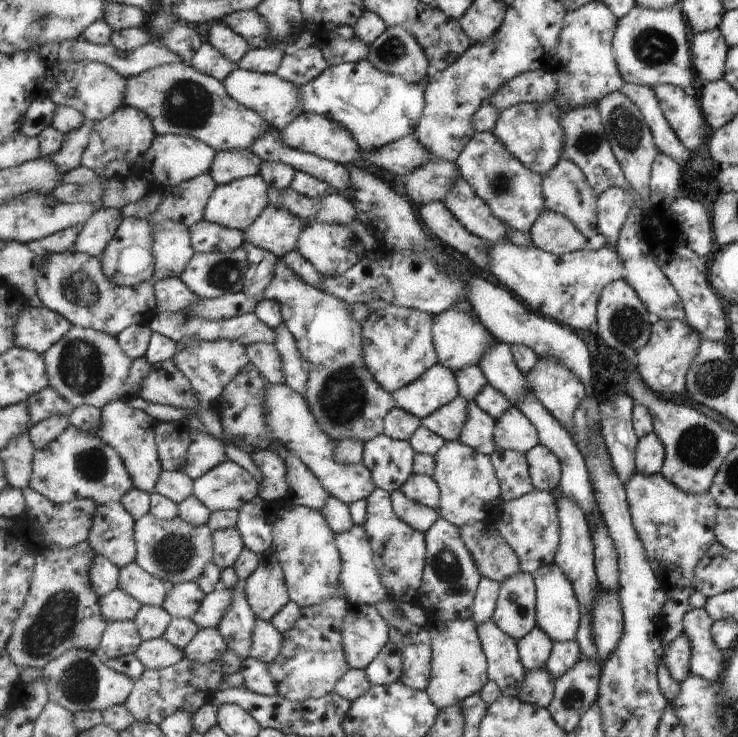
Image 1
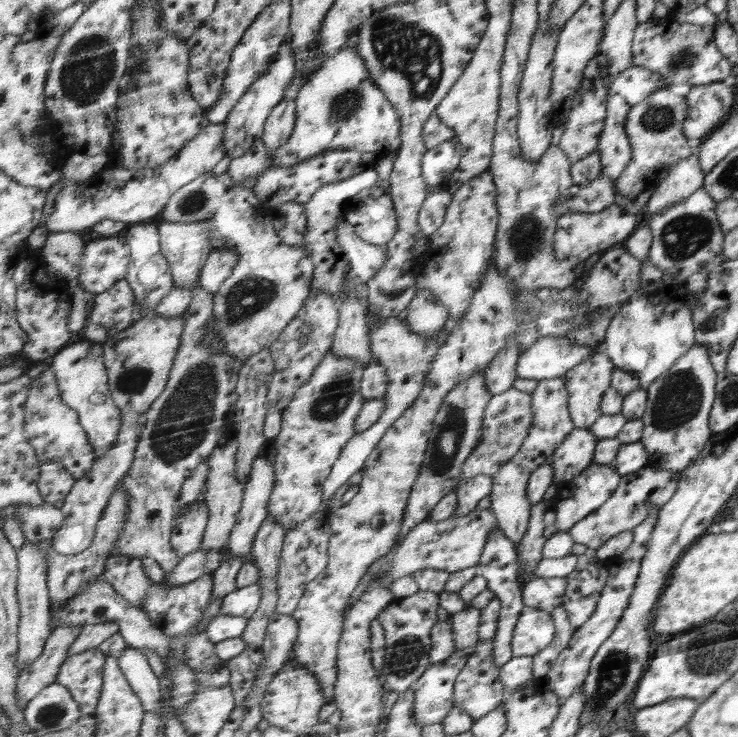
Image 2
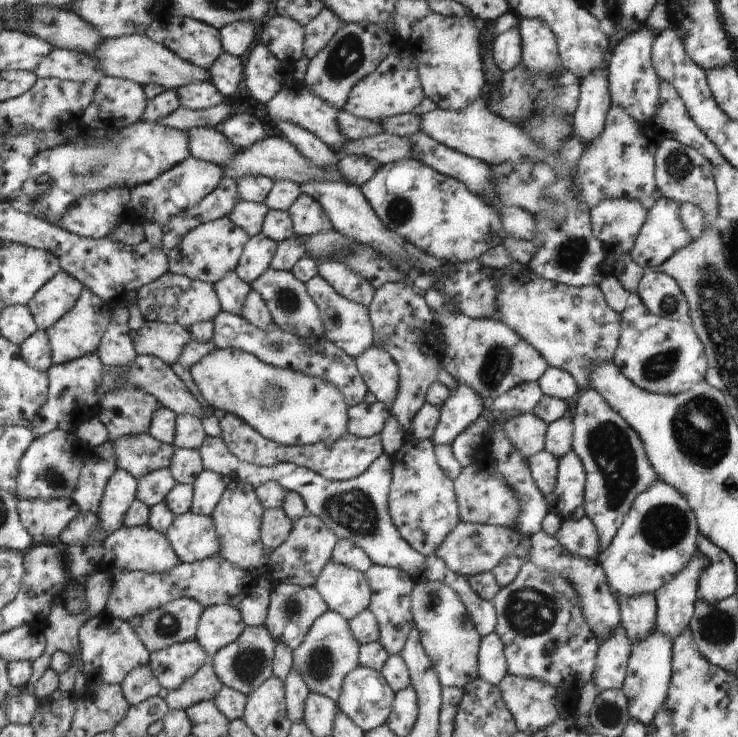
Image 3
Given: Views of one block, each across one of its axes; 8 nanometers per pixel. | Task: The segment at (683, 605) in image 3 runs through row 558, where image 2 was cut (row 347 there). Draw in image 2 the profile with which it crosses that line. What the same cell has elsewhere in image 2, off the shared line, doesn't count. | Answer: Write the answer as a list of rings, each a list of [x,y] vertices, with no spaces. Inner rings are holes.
[[[695,345],[645,390],[647,407],[641,420],[646,425],[642,441],[650,455],[648,468],[680,474],[700,456],[714,433],[710,416],[716,397],[715,386],[719,382],[716,373],[707,348]]]

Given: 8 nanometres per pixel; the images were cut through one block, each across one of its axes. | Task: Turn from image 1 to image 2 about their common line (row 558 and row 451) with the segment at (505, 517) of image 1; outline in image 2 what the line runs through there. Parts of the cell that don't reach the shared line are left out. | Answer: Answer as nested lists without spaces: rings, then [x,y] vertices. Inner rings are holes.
[[[550,378],[546,381],[538,381],[536,388],[531,392],[532,427],[529,435],[520,445],[518,452],[493,474],[490,509],[497,520],[497,528],[503,532],[506,538],[515,543],[517,550],[521,545],[524,534],[531,518],[531,501],[527,498],[527,485],[534,470],[538,469],[548,458],[554,456],[555,450],[575,431],[575,422],[571,418],[569,409],[569,391],[566,379]]]

